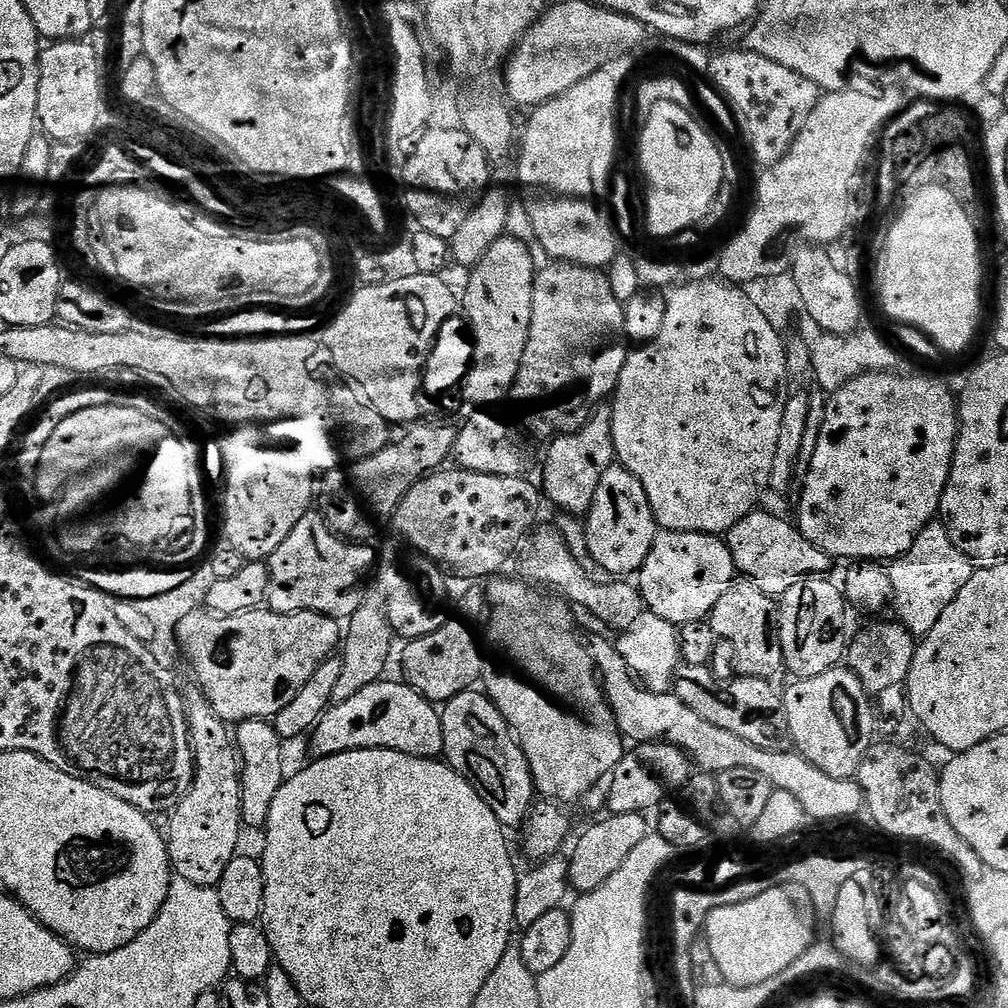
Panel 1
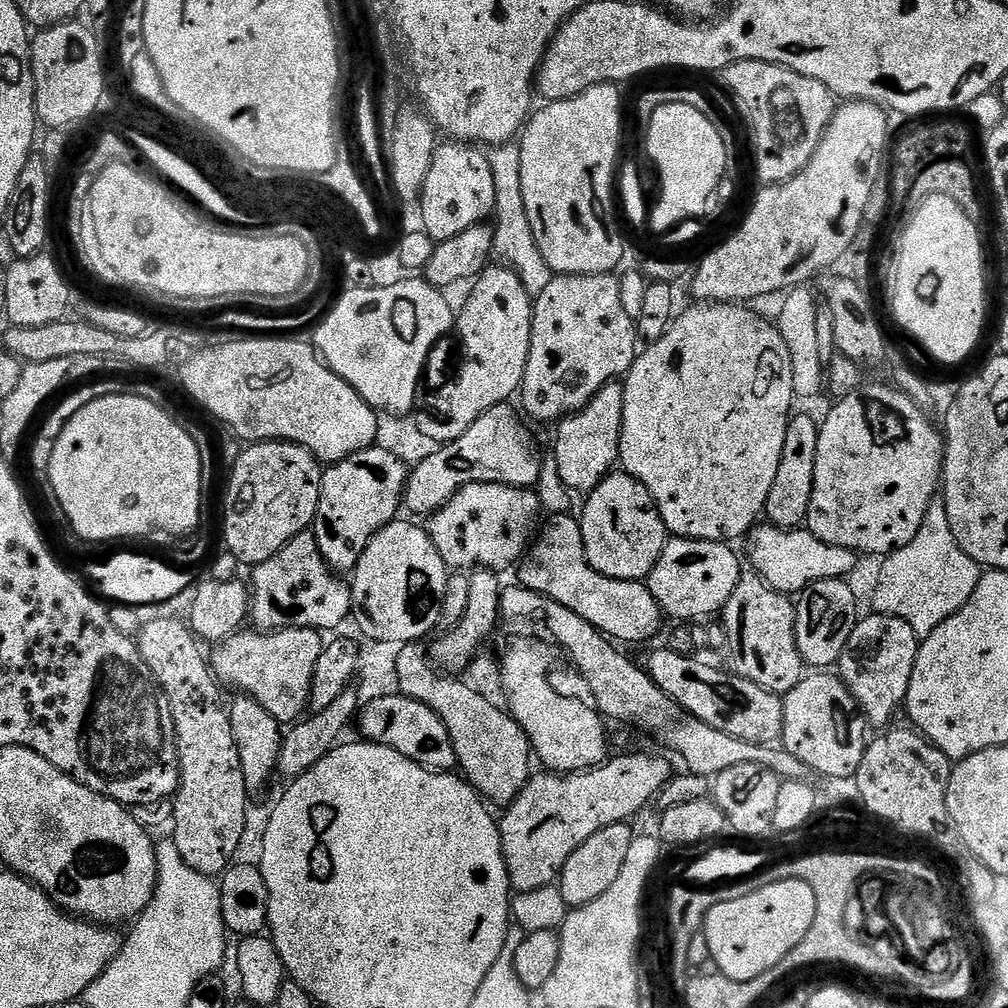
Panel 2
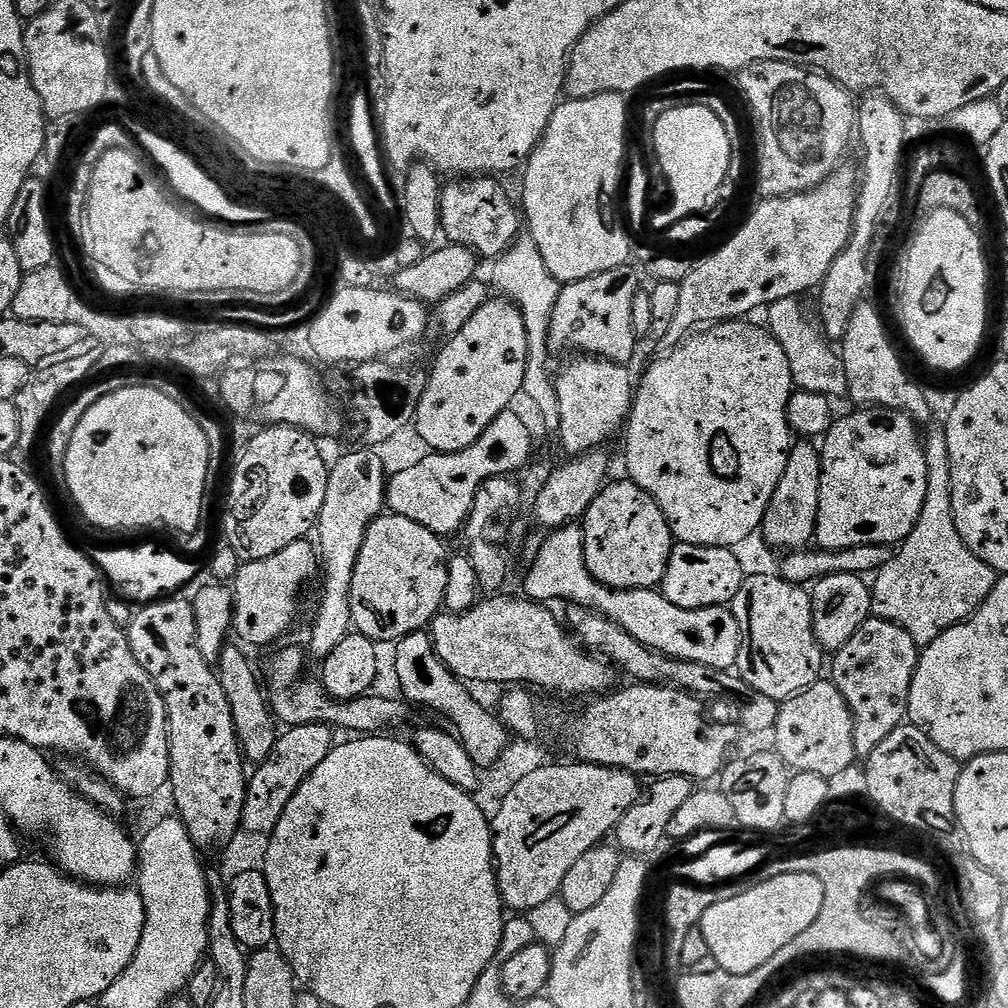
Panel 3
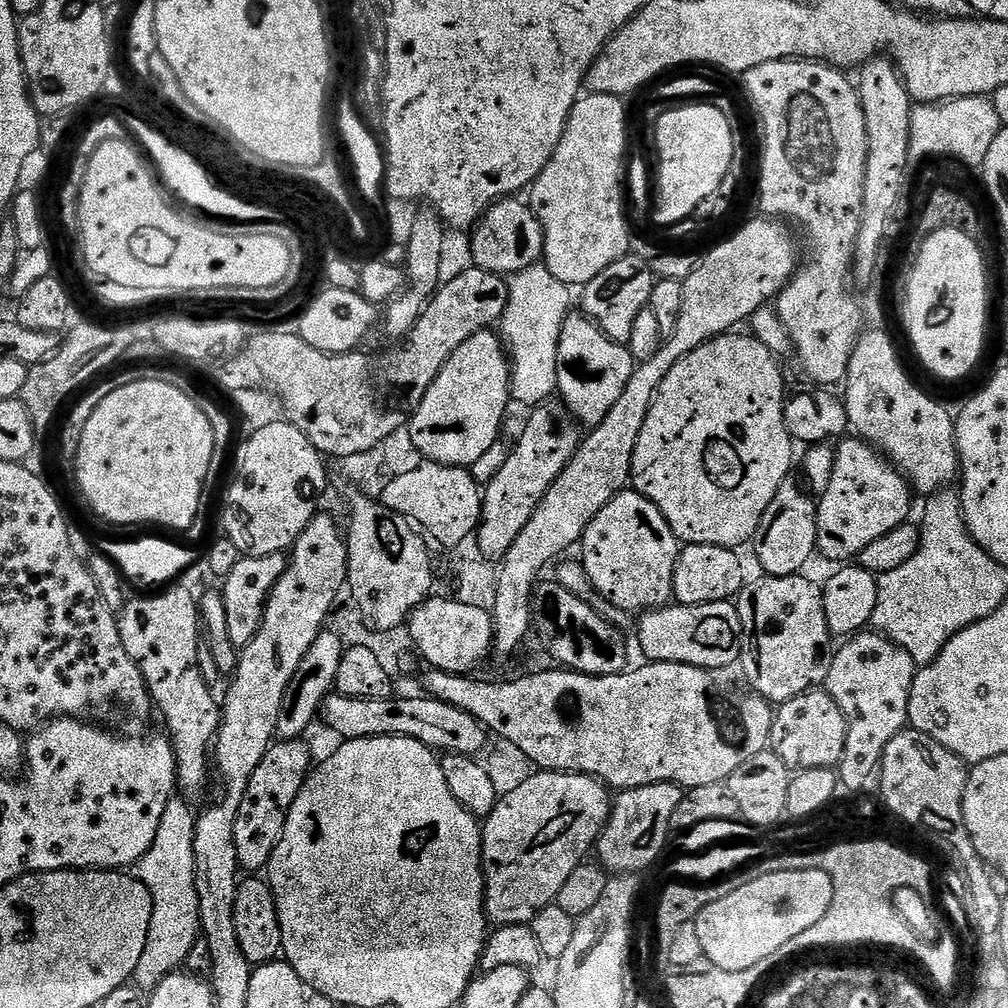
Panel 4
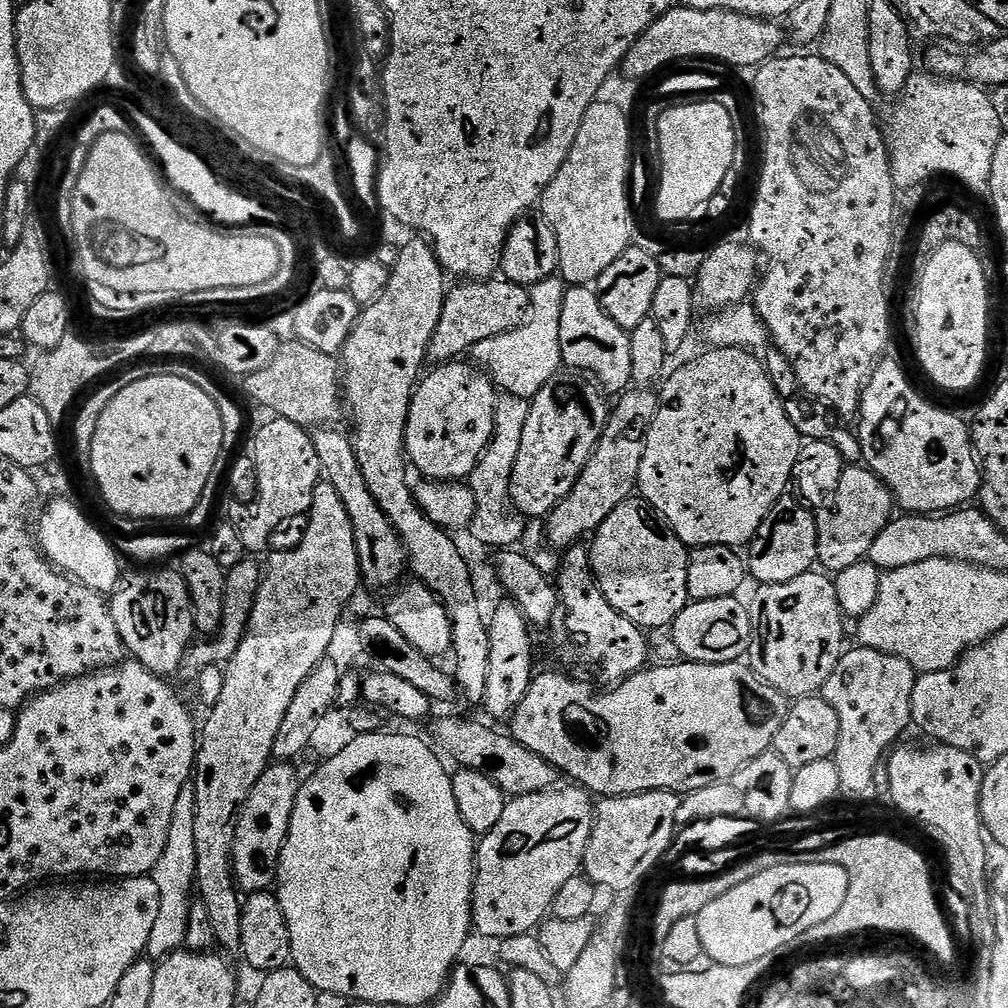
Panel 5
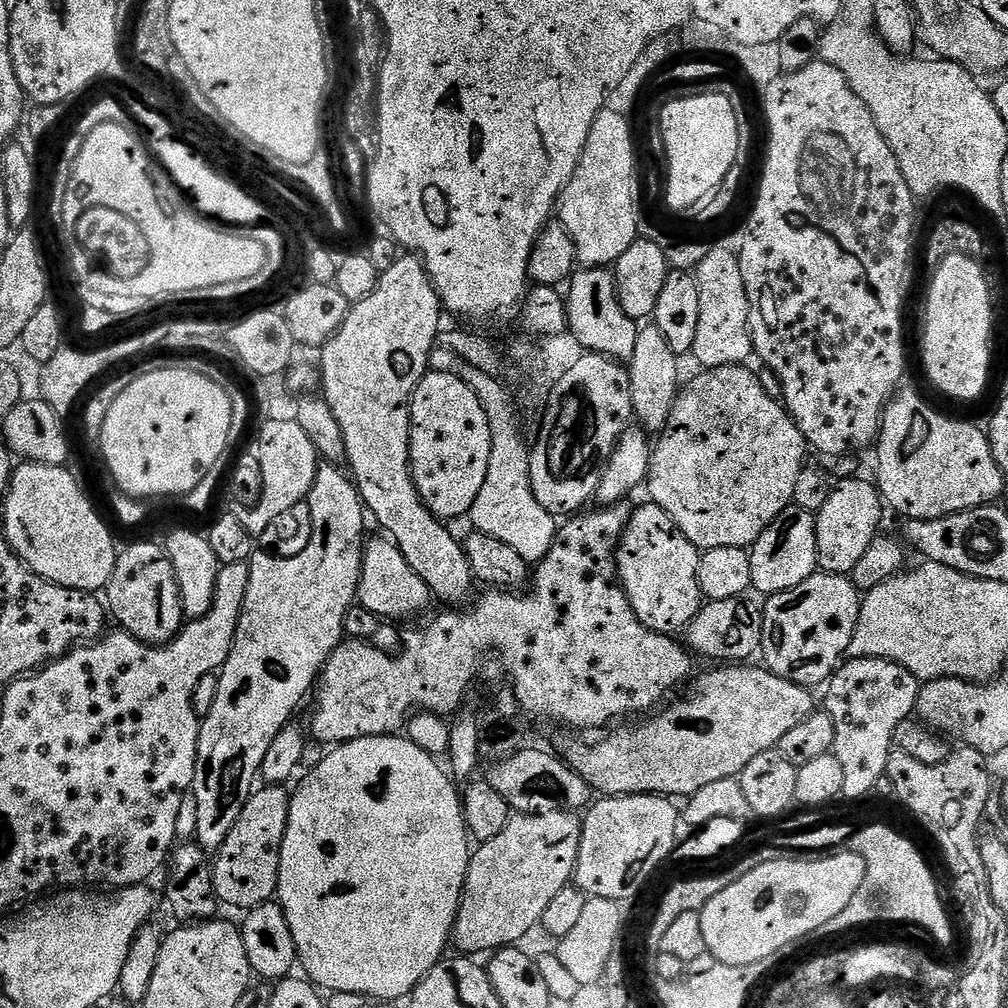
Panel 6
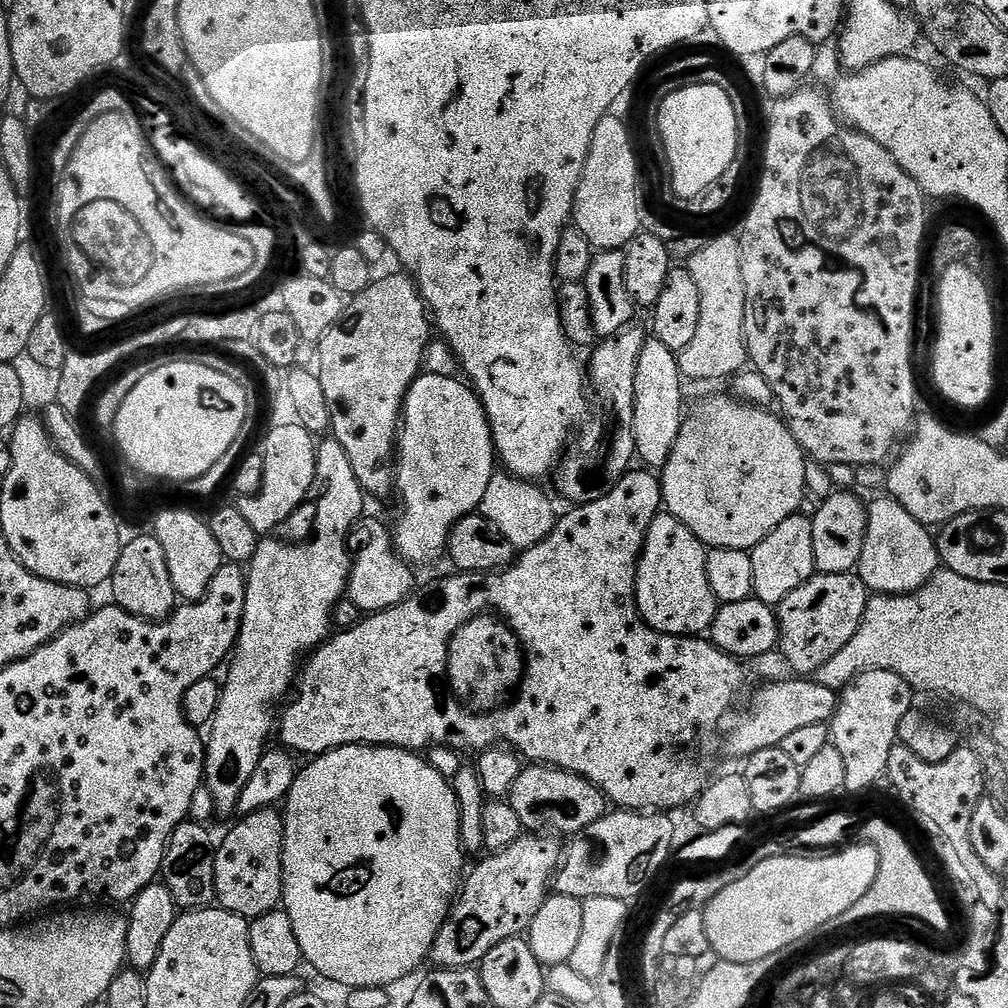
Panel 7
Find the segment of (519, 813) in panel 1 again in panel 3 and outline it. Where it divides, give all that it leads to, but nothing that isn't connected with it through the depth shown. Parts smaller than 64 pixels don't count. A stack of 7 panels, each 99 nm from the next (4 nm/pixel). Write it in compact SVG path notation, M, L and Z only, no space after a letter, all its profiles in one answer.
M427 631L406 635L395 643L394 662L391 669L400 679L395 683L397 690L409 705L420 704L444 714L455 726L456 735L477 767L492 766L510 743L510 733L500 718L491 710L477 704L463 681L438 658L431 635Z

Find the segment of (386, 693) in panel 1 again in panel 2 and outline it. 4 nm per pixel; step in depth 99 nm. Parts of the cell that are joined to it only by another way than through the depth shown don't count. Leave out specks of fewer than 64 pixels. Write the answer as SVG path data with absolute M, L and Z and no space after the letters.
M397 694L376 698L363 705L358 712L358 724L365 741L381 744L406 754L410 762L418 762L432 772L452 772L457 767L454 742L442 718L430 708L414 698Z

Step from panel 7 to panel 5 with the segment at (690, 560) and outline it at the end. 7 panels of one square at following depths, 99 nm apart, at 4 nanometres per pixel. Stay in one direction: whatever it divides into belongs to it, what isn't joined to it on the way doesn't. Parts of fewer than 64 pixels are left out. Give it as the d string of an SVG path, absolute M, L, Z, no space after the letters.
M643 498L622 502L590 540L592 573L606 602L645 630L675 625L680 611L690 603L686 582L689 555L678 534Z

